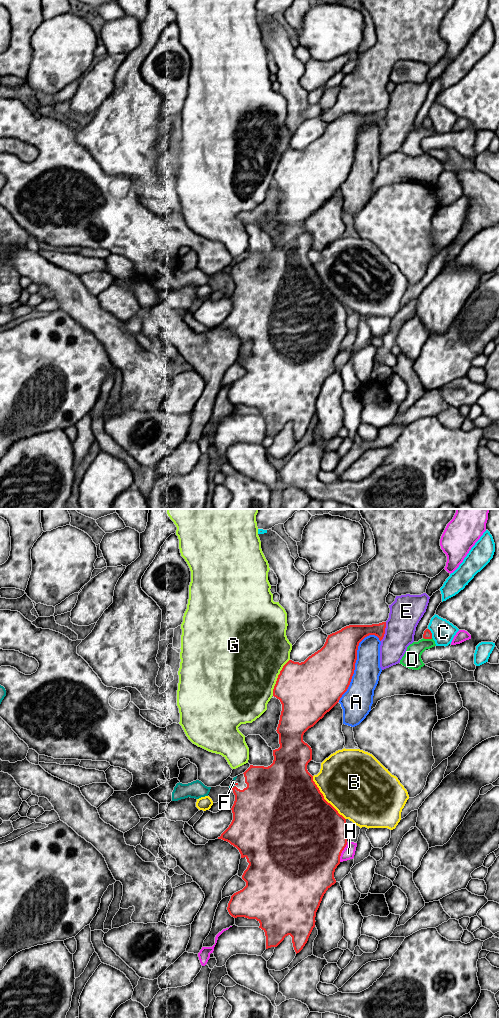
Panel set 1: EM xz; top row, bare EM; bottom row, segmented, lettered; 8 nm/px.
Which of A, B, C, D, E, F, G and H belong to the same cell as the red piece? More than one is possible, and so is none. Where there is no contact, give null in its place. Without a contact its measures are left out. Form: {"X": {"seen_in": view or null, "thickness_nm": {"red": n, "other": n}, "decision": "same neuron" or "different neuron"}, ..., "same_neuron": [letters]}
{"A": {"seen_in": "xz", "thickness_nm": {"red": 400, "other": 220}, "decision": "different neuron"}, "B": {"seen_in": "xz", "thickness_nm": {"red": 500, "other": 480}, "decision": "different neuron"}, "C": {"seen_in": "xz", "thickness_nm": {"red": 70, "other": 190}, "decision": "different neuron"}, "D": {"seen_in": "xz", "thickness_nm": {"red": 70, "other": 140}, "decision": "different neuron"}, "E": {"seen_in": "xz", "thickness_nm": {"red": 160, "other": 260}, "decision": "different neuron"}, "F": {"seen_in": "xz", "thickness_nm": {"red": 380, "other": 20}, "decision": "same neuron"}, "G": {"seen_in": "xz", "thickness_nm": {"red": 460, "other": 480}, "decision": "different neuron"}, "H": {"seen_in": "xz", "thickness_nm": {"red": 500, "other": 100}, "decision": "different neuron"}, "same_neuron": ["F"]}

